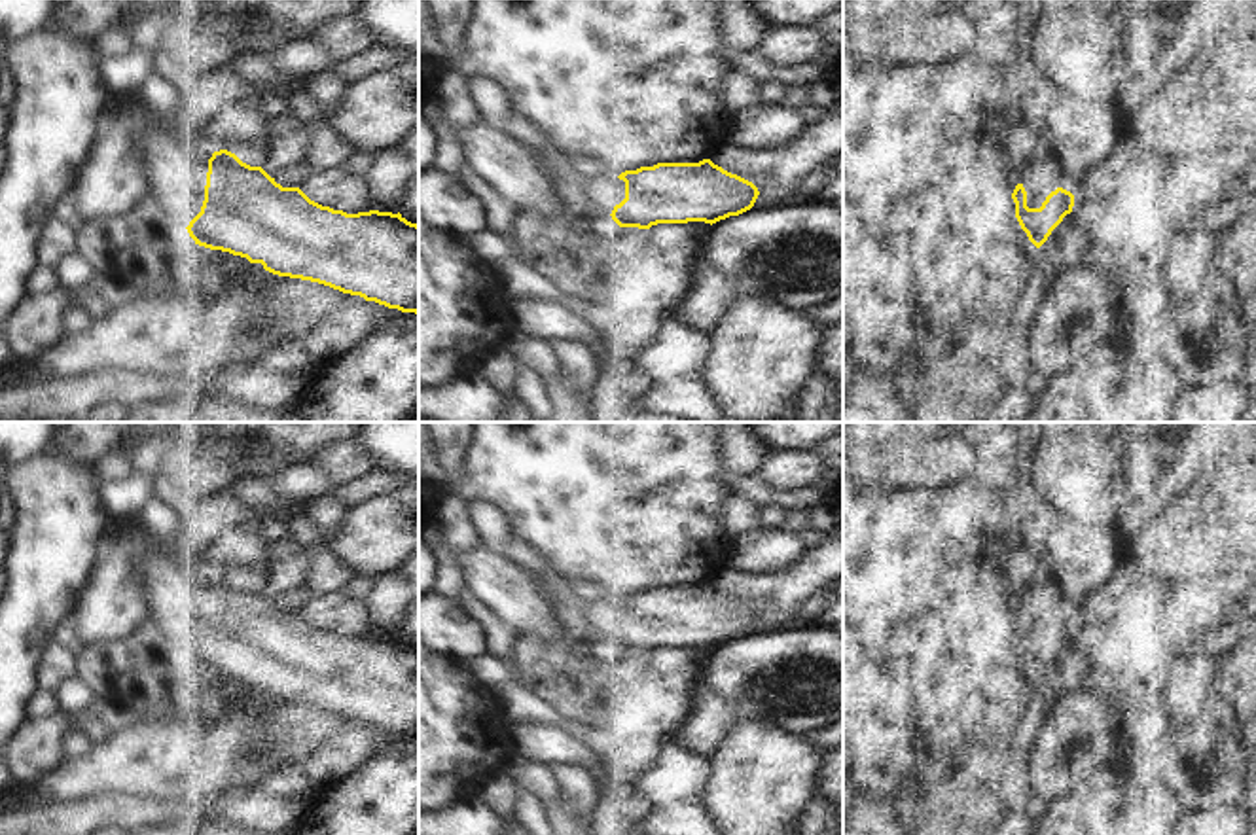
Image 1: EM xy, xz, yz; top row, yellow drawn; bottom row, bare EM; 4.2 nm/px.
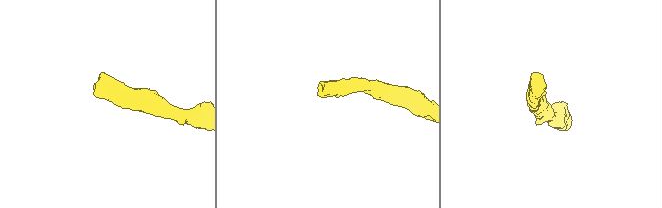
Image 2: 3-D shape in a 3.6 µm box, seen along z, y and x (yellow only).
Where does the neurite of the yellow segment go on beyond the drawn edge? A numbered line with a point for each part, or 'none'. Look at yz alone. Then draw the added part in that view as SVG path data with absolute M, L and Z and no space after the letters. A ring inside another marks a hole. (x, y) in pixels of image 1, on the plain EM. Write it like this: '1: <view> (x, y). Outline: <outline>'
1: yz (1029, 584). Outline: M1023 551L1010 559L1010 591L1014 600L1023 602L1027 631L1040 632L1046 621L1061 612L1053 598L1053 587L1046 572Z

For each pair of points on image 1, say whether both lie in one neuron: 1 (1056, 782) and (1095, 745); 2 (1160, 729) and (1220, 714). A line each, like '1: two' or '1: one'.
1: one
2: one

